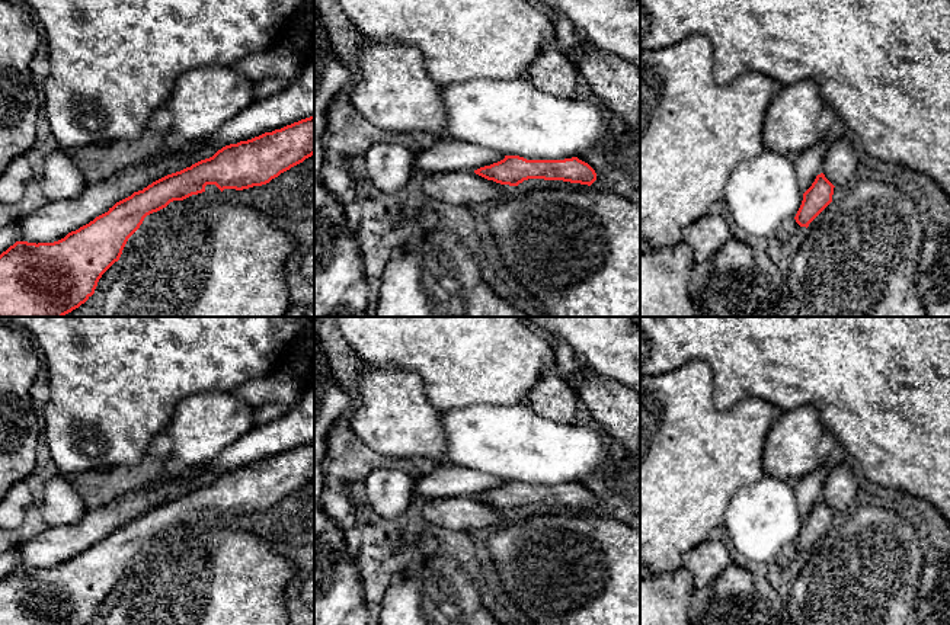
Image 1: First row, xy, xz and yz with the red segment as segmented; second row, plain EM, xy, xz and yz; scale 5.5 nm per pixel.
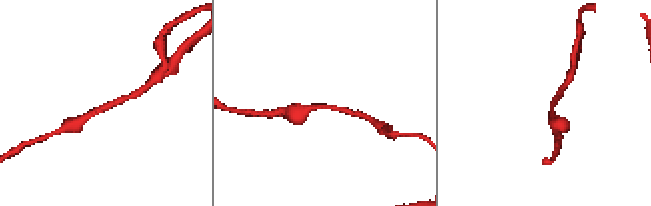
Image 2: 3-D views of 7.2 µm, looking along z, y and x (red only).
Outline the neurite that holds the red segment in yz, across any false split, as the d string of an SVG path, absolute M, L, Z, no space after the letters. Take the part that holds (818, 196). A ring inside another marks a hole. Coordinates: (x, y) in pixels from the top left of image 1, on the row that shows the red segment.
M823 173L818 174L812 186L803 193L802 205L794 217L800 227L809 224L832 202L834 185Z

